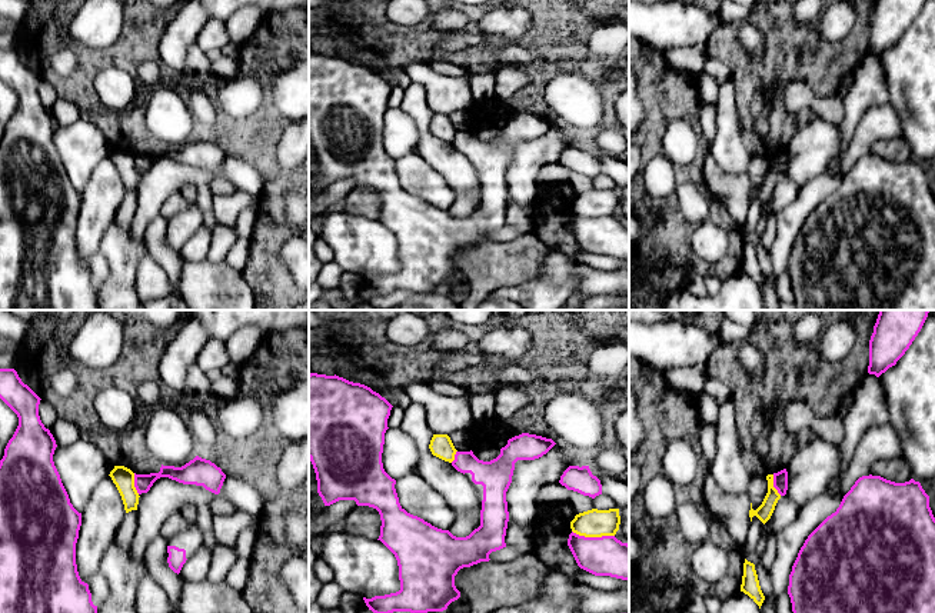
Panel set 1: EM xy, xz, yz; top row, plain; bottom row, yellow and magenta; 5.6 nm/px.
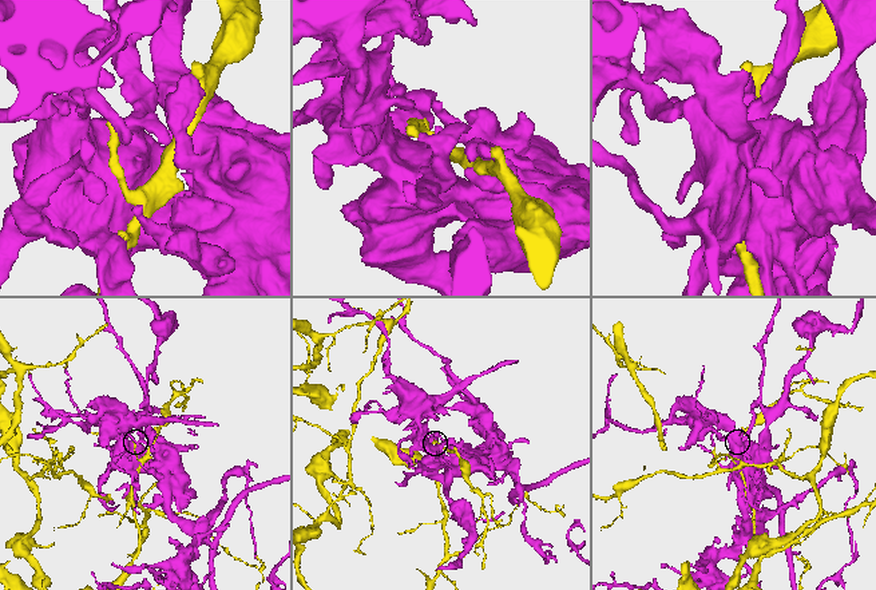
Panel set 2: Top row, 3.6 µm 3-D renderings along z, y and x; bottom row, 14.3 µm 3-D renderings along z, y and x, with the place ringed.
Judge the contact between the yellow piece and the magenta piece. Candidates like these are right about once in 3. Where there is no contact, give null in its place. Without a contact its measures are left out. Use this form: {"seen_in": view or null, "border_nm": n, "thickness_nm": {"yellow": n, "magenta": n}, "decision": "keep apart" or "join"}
{"seen_in": "xz", "border_nm": 240, "thickness_nm": {"yellow": 160, "magenta": 220}, "decision": "keep apart"}

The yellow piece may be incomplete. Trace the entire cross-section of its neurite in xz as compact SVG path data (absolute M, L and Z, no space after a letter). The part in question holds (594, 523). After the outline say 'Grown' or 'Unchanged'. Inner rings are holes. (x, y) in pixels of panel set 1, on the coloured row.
M592 509L575 516L570 522L573 533L585 537L615 536L619 530L619 509L598 510Z. Unchanged

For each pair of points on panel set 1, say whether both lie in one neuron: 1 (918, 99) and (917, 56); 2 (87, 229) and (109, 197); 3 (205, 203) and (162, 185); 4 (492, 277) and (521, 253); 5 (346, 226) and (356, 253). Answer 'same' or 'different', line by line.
1: same
2: same
3: same
4: same
5: same

